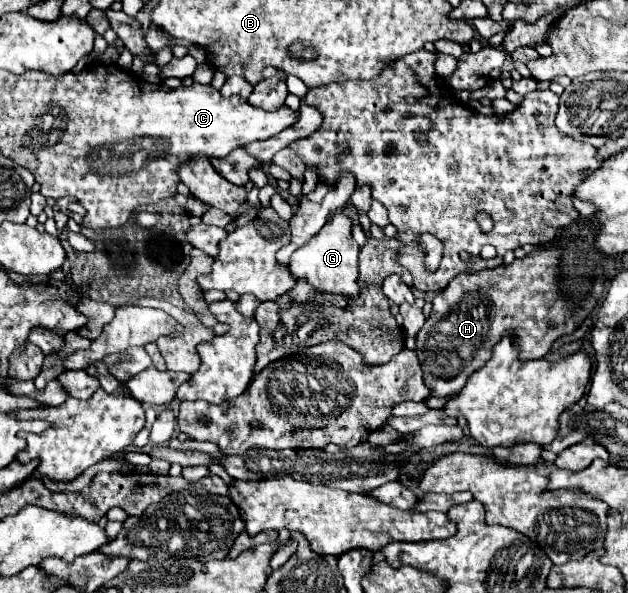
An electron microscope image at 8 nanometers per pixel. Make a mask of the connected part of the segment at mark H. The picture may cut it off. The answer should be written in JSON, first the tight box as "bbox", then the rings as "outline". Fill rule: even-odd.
{"bbox":[415,250,605,398],"outline":[[[543,250],[527,254],[521,260],[513,260],[509,266],[459,274],[453,278],[433,300],[433,312],[439,312],[437,332],[421,328],[415,338],[415,352],[423,366],[423,380],[431,390],[431,396],[449,398],[459,394],[469,376],[489,360],[491,348],[505,334],[513,336],[513,344],[519,348],[519,360],[543,358],[559,336],[571,334],[577,324],[589,316],[603,294],[601,282],[605,276],[597,270],[595,286],[587,300],[577,312],[571,312],[573,306],[561,294],[557,274],[559,250]]]}

